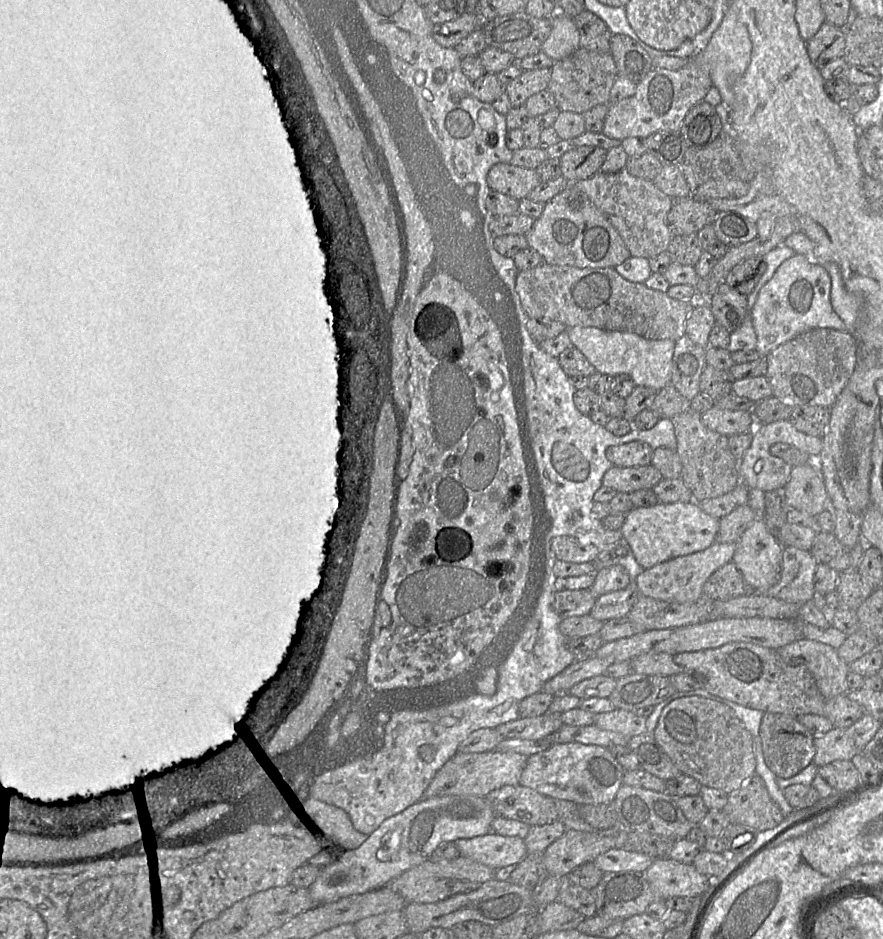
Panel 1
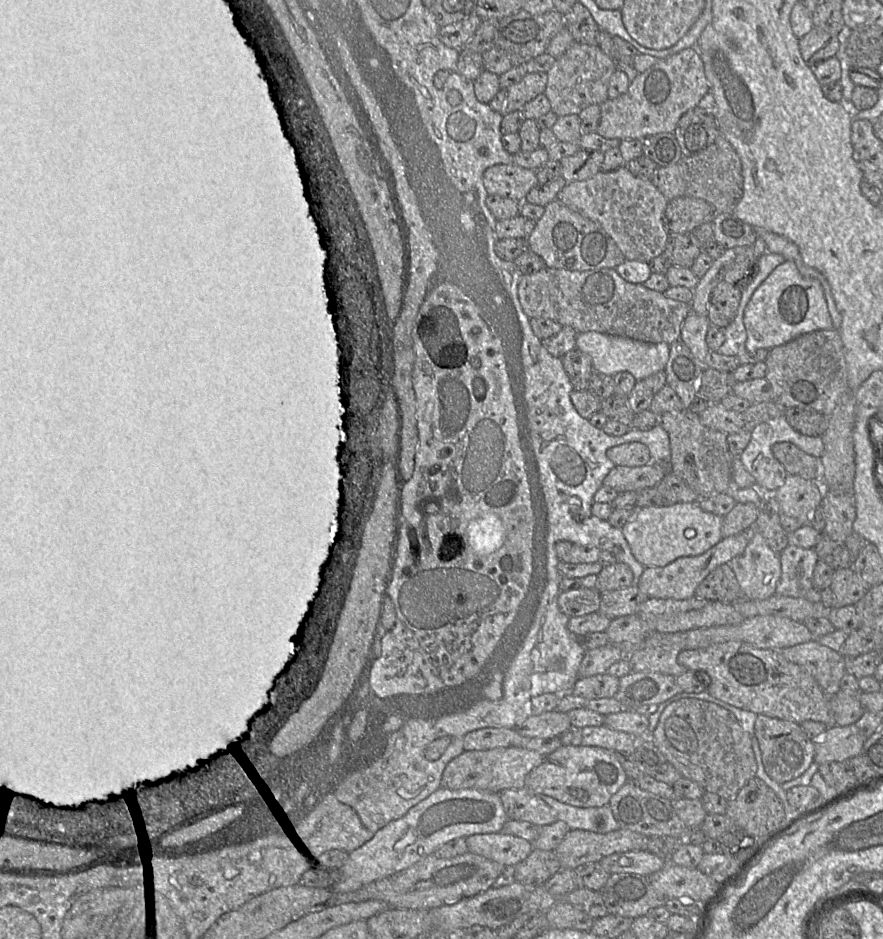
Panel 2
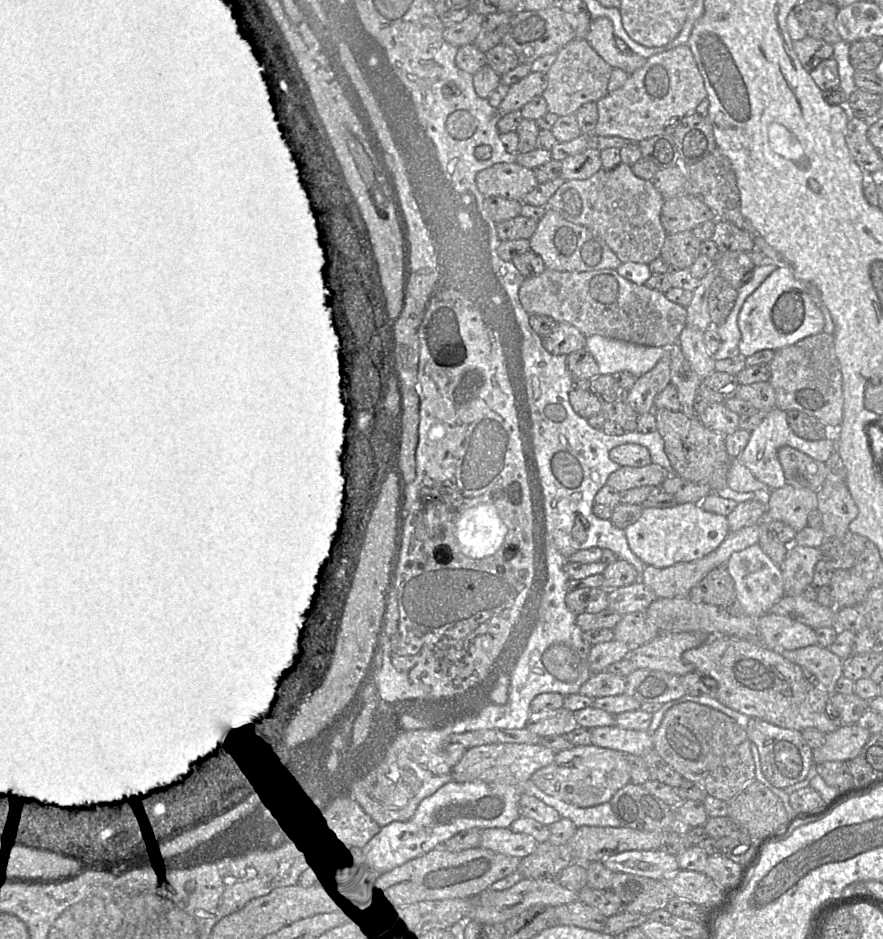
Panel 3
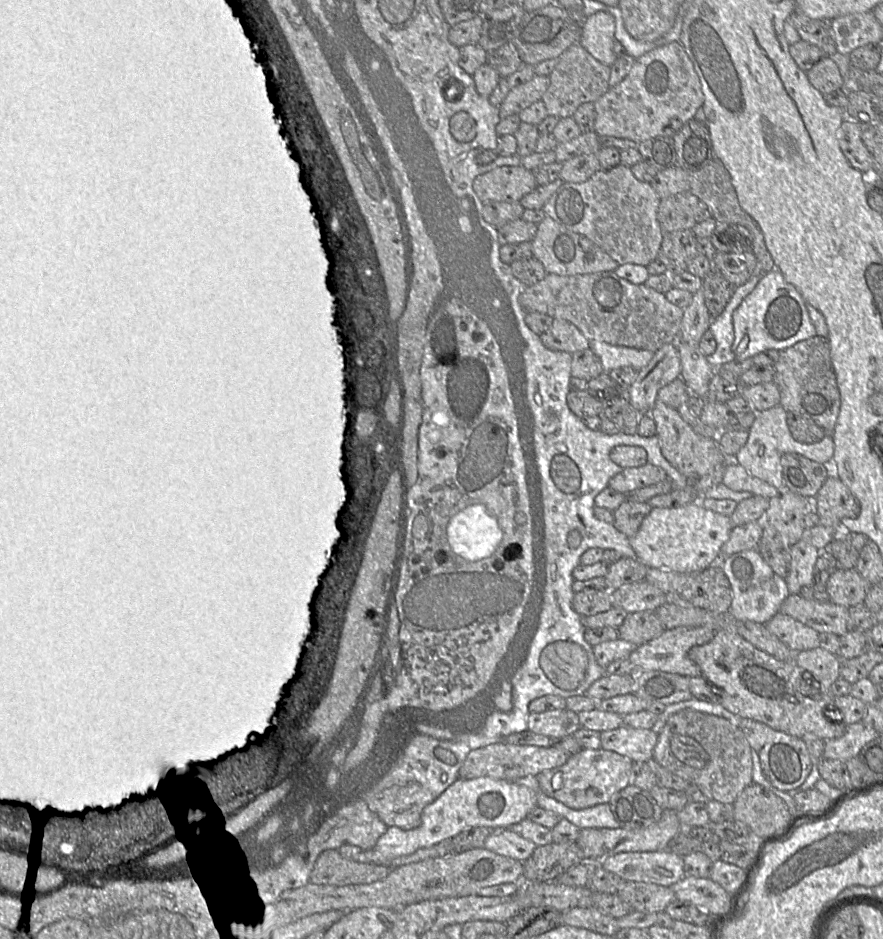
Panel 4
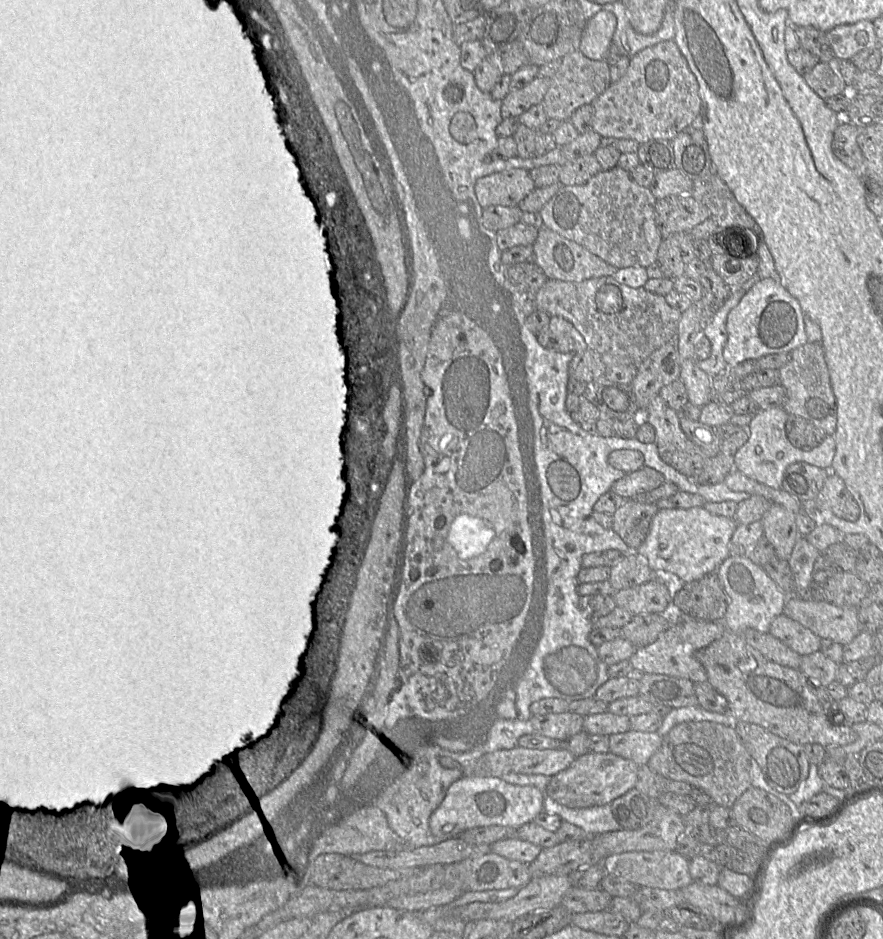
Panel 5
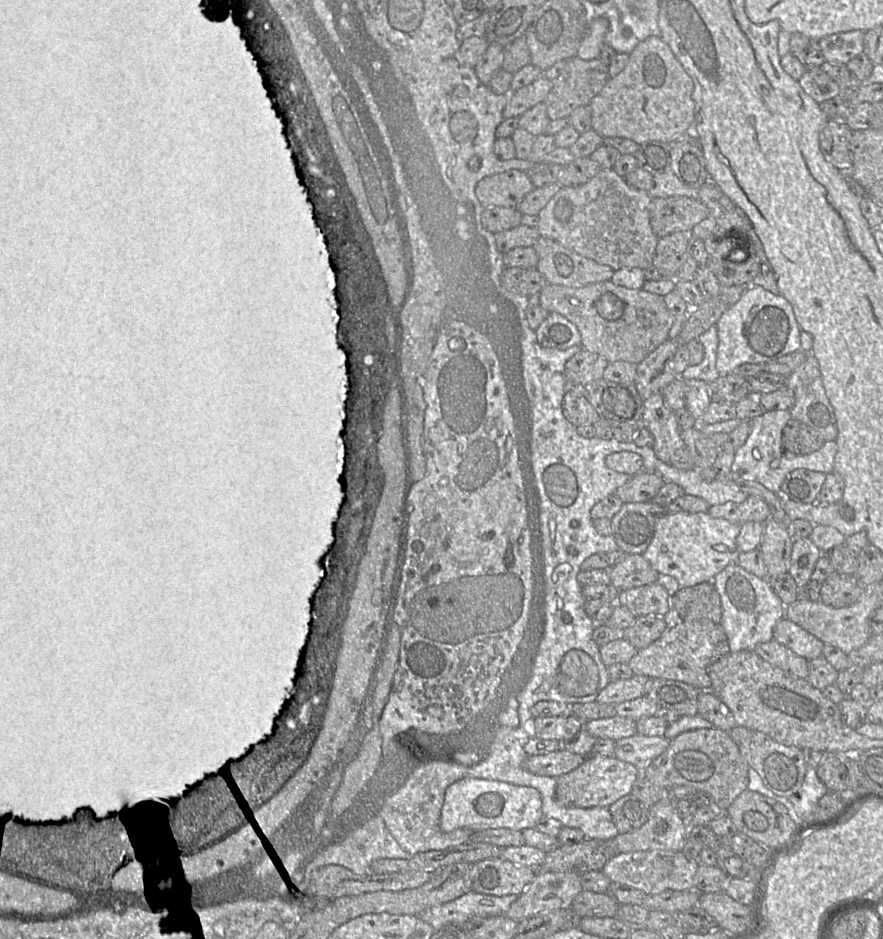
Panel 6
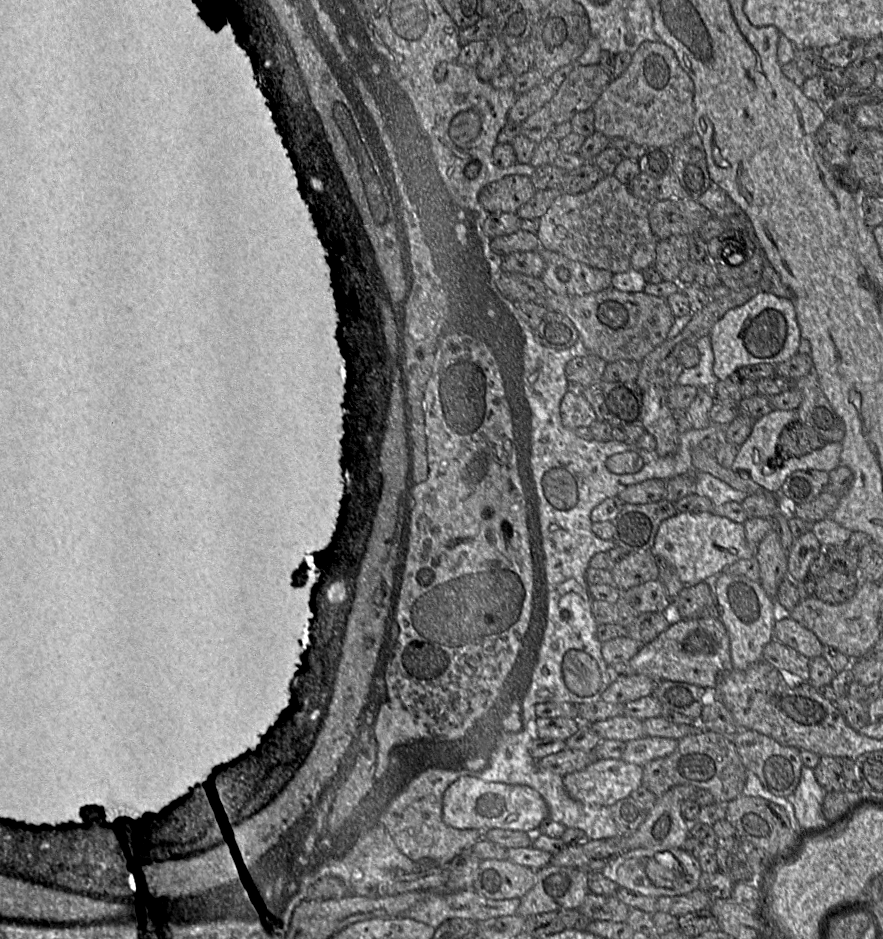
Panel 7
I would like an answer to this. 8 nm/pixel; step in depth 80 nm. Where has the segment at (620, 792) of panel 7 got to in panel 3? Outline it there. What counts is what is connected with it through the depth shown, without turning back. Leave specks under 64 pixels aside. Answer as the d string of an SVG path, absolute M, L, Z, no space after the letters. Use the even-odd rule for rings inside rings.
M591 744L558 751L553 762L535 771L530 780L549 796L587 808L609 802L619 789L630 782L630 773L623 753Z

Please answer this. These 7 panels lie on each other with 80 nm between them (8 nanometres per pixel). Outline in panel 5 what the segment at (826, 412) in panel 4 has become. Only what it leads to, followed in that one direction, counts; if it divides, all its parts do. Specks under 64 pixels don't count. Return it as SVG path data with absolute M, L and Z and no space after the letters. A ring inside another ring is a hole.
M806 342L789 353L788 362L779 369L780 385L786 390L783 409L799 416L825 433L833 436L836 430L836 400L821 343Z

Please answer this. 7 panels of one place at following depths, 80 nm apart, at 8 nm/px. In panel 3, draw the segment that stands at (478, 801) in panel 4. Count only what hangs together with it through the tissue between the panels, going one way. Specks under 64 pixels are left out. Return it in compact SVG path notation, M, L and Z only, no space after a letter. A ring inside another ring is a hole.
M450 781L434 794L423 799L409 821L394 821L383 826L374 838L367 845L364 845L364 859L375 868L376 873L388 872L436 848L441 848L447 840L462 831L509 828L512 822L520 816L518 809L520 794L520 787L513 785Z

